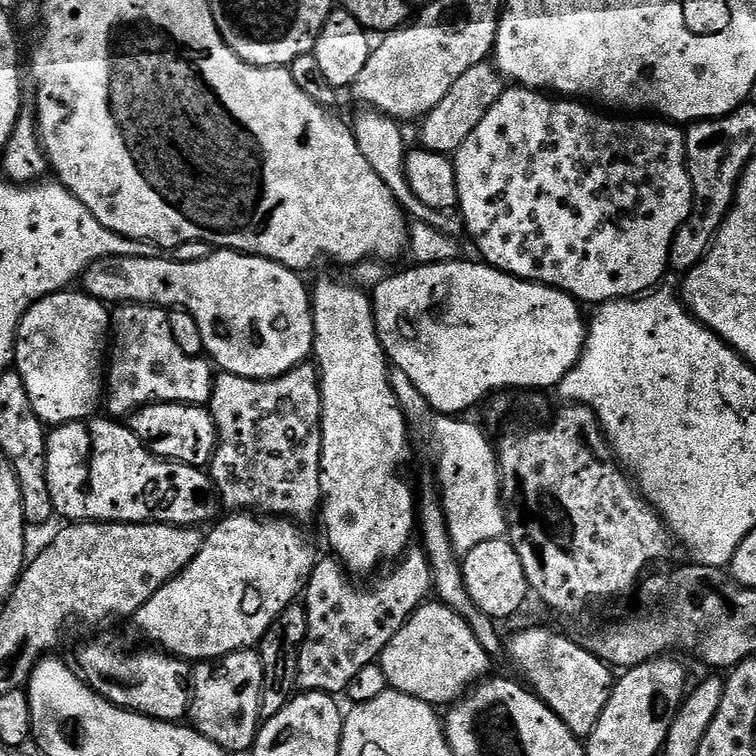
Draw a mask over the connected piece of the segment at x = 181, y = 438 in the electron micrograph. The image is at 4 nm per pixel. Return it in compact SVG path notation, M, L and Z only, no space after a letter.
M147 404L130 417L132 433L148 450L162 460L174 460L178 464L192 464L207 469L216 449L216 427L207 407L195 404Z

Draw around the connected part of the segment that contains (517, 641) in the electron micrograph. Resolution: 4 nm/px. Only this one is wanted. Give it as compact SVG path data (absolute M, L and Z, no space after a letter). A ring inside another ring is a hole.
M528 628L510 640L510 660L520 667L523 679L544 705L564 723L577 738L587 738L598 726L602 710L612 693L614 672L587 647L575 644L560 632L548 628Z

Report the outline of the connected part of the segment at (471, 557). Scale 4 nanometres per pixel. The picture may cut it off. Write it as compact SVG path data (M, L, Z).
M507 538L481 542L479 546L474 546L474 550L463 553L462 567L466 590L474 606L478 606L478 610L482 610L482 614L492 620L503 622L527 602L528 596L530 600L526 570L522 570L522 558L518 558L518 550L514 550L512 541Z

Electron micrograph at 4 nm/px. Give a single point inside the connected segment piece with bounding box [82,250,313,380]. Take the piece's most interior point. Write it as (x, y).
(256, 317)

